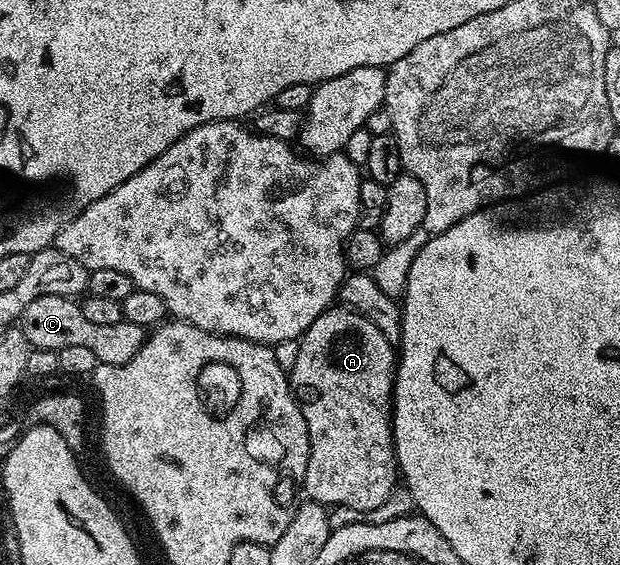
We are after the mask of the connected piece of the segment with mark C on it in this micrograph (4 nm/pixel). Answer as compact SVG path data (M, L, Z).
M43 295L35 299L35 303L27 303L23 311L19 328L27 335L30 346L34 349L52 349L63 347L87 347L102 365L122 365L143 347L147 330L135 323L127 323L122 319L119 323L96 324L83 316L80 304L74 298L59 295Z

